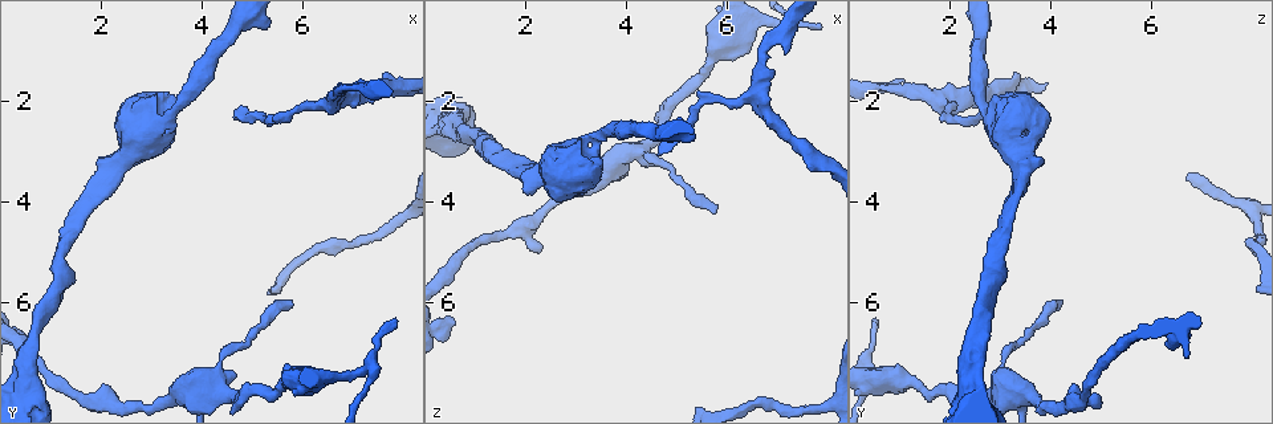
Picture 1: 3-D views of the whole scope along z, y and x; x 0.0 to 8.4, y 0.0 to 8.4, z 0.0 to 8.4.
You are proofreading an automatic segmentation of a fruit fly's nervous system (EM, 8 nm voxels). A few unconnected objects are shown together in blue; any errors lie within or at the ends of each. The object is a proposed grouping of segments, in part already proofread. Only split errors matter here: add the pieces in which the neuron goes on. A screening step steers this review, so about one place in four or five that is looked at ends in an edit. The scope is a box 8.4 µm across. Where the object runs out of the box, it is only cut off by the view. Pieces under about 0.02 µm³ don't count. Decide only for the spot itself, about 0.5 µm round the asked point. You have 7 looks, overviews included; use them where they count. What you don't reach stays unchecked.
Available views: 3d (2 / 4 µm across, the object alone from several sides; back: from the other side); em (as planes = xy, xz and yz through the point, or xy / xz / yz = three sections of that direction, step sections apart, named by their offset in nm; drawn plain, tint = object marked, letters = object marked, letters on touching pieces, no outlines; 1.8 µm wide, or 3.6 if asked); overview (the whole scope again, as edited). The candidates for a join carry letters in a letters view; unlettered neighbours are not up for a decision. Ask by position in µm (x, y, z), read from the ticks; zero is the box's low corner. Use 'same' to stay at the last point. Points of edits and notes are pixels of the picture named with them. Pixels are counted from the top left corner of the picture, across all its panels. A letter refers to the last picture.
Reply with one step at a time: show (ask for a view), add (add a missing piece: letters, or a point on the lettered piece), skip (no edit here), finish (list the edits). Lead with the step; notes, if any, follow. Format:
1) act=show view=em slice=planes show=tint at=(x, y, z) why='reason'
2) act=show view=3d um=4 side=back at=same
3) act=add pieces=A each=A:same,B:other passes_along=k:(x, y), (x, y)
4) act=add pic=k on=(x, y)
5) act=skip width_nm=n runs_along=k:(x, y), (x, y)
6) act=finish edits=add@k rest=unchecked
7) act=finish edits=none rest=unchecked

act=show view=em slice=xz step=8 show=tint at=(4.75, 2.15, 3.05) why='tapers out'

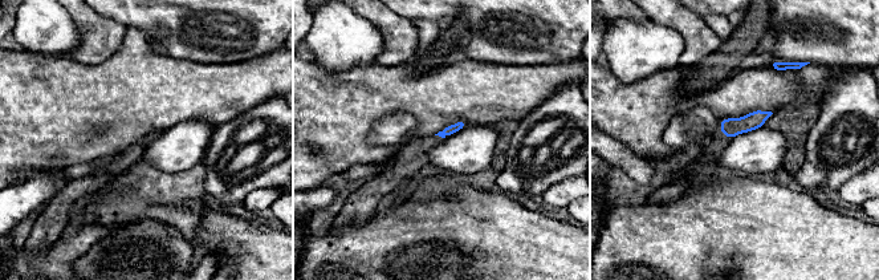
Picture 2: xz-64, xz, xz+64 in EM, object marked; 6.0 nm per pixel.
act=show view=em slice=planes show=letters at=same

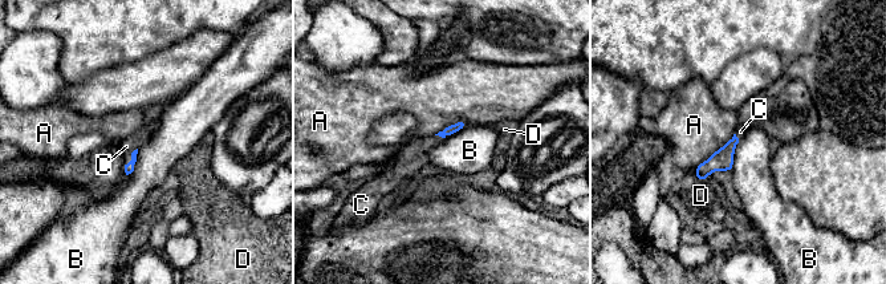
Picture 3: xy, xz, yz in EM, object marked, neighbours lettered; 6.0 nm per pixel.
act=add pic=3 on=(126, 146) each=A:other,B:other,C:same,D:other found='it goes on there'

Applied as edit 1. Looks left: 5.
act=show view=overview

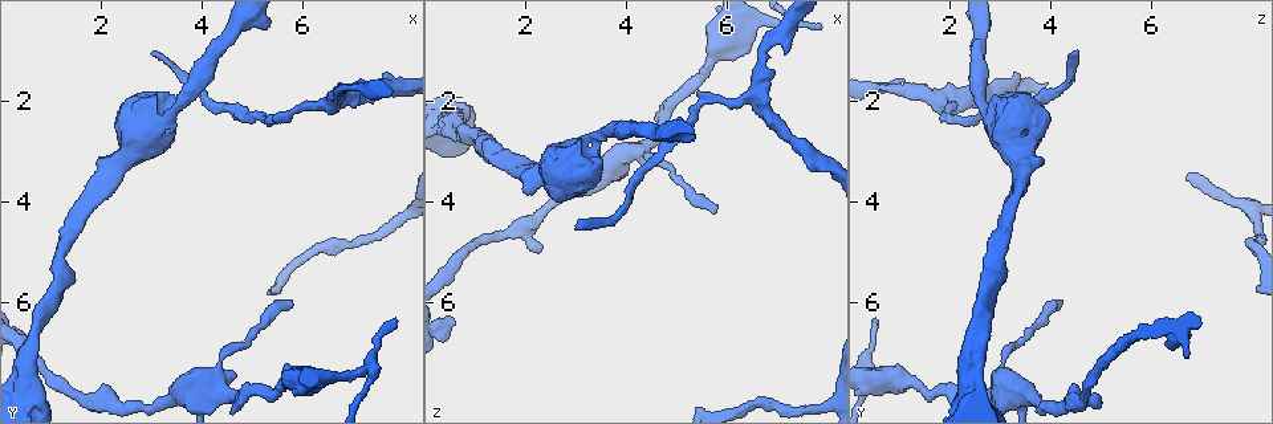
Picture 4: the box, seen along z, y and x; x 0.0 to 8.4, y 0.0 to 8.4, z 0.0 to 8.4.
act=show view=em slice=planes show=letters at=(5.85, 5.95, 4.25) why='end of a long branch'

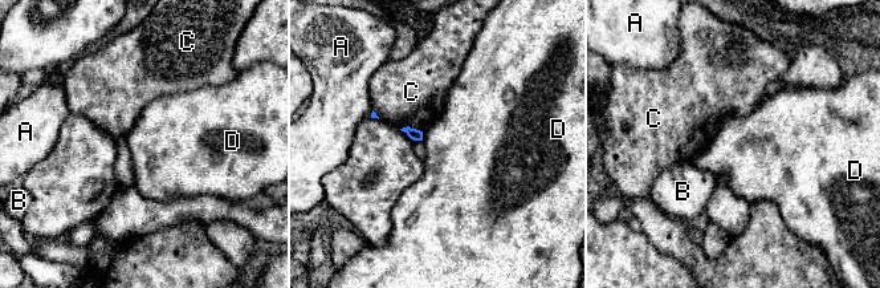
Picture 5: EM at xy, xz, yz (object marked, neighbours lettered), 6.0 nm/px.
act=skip each=A:other,B:other,C:other,D:other border=5:(426, 130), (422, 141) found='none of them fits'

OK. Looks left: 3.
act=show view=em slice=xz step=4 show=letters at=(3.00, 1.00, 4.55) why='end of a long branch'

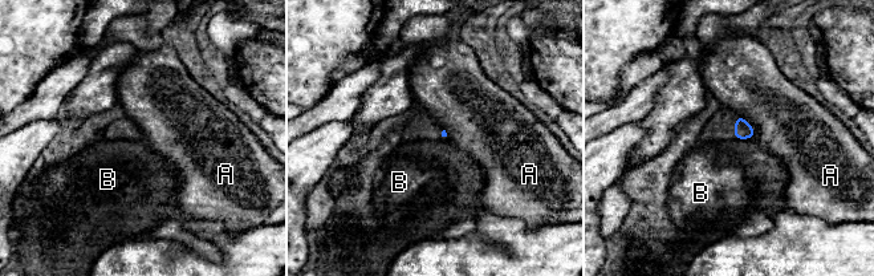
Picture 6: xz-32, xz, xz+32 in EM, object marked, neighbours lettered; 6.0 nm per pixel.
act=show view=em slice=planes show=letters at=same

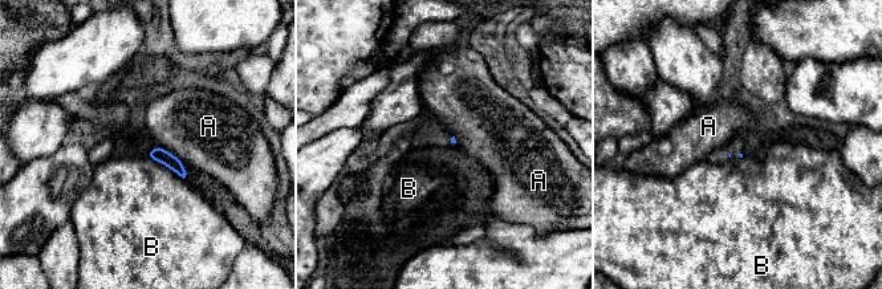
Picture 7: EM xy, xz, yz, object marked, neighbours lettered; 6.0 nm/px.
act=skip each=A:other,B:other border=7:(159, 145), (182, 162) found='none of them fits'

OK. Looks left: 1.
act=finish edits=add@3 rest=unchecked

